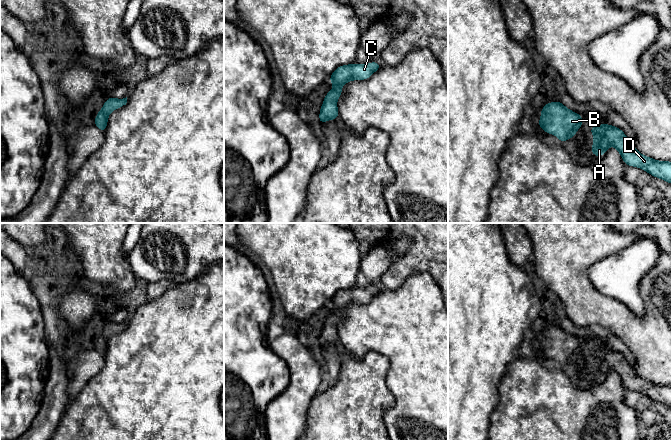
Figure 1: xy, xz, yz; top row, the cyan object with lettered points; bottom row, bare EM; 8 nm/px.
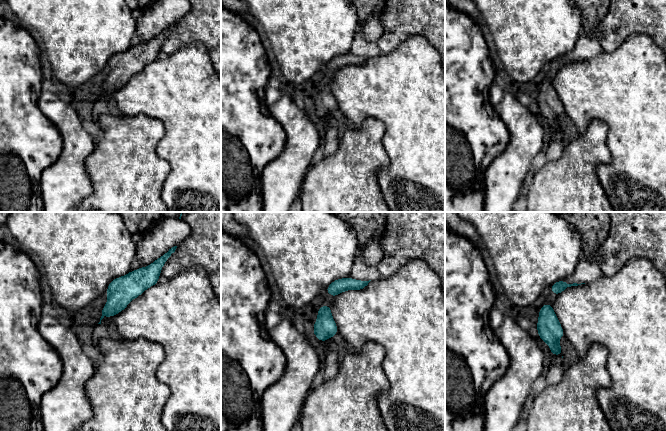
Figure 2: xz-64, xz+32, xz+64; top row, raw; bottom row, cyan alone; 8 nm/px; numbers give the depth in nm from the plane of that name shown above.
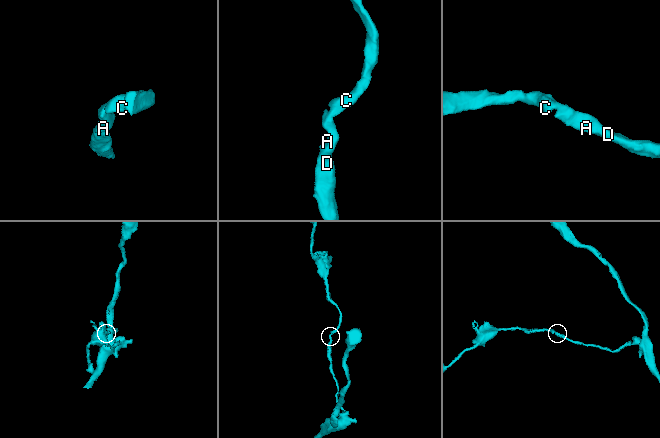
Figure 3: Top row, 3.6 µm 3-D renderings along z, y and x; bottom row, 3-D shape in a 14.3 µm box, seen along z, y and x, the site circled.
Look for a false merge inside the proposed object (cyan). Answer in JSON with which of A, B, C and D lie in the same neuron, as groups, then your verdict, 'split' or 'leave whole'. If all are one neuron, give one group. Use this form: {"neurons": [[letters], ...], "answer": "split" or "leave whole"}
{"neurons": [["A", "B", "C", "D"]], "answer": "leave whole"}

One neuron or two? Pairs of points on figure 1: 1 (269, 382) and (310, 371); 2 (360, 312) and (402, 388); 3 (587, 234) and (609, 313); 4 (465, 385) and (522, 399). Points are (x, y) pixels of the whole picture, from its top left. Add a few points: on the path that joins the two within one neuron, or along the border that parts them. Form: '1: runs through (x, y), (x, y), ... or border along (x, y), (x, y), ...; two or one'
1: border along (279, 356), (288, 368), (289, 384), (276, 397); two
2: runs through (379, 331), (402, 354), (402, 369); one
3: runs through (581, 254), (581, 285), (589, 293); one
4: border along (506, 371), (499, 385), (499, 403), (490, 415); two

